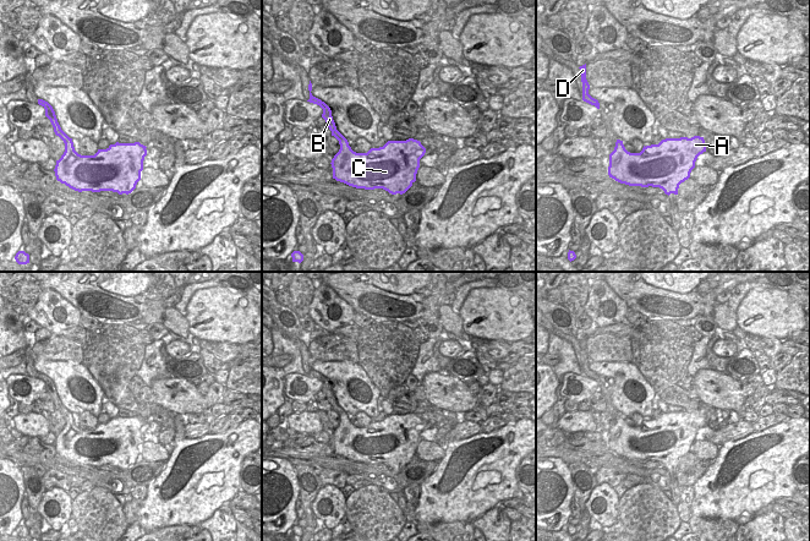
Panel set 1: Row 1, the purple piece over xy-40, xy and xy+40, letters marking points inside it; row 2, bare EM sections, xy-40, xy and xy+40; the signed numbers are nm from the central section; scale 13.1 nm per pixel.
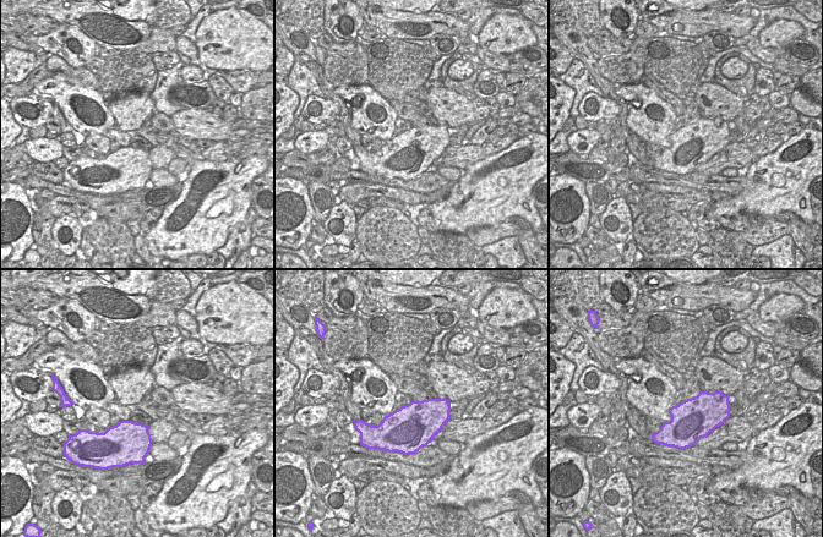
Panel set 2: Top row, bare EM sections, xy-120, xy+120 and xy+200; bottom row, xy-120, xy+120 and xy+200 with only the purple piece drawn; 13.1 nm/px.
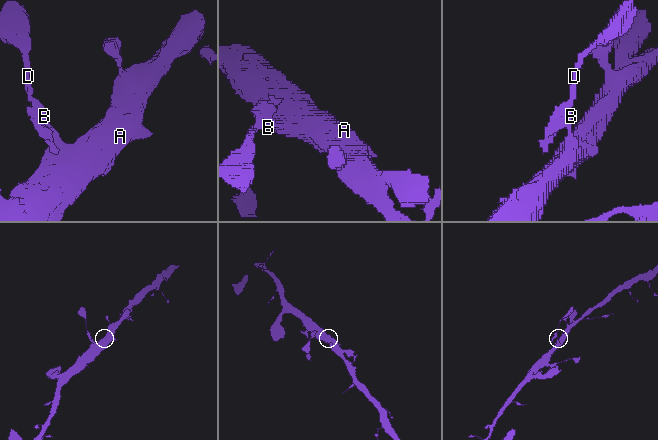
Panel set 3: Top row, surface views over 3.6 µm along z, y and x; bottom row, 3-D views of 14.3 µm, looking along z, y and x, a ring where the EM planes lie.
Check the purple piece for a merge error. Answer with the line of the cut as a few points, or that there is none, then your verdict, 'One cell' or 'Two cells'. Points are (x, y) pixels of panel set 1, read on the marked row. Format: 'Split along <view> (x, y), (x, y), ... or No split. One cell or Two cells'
No split. One cell.

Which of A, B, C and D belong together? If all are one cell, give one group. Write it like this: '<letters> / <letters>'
A B C D

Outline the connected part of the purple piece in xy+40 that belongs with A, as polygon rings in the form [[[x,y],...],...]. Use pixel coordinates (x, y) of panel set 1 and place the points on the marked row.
[[[704,137],[666,138],[658,144],[644,146],[640,153],[630,153],[617,140],[609,154],[608,175],[620,184],[660,187],[666,195],[678,195],[682,182],[690,177],[700,154],[706,152]]]

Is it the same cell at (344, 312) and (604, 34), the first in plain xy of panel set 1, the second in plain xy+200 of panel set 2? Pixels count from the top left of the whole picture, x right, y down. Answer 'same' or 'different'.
different

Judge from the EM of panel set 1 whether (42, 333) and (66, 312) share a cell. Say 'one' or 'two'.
two

